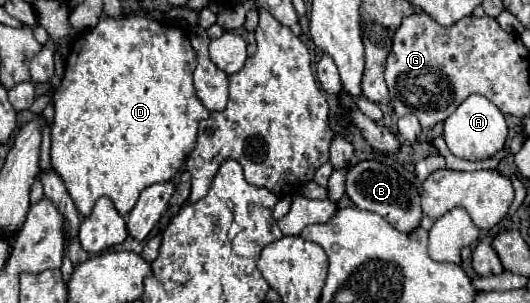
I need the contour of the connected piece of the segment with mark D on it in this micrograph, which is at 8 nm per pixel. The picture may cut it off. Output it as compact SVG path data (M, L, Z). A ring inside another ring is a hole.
M128 16L128 18L122 18L122 20L102 18L96 28L88 30L86 34L82 34L76 40L74 50L66 60L66 72L64 72L62 84L56 90L56 98L54 98L56 116L54 116L54 122L52 122L52 152L50 152L52 158L50 158L50 166L64 180L64 186L66 186L70 198L74 200L78 212L84 218L92 212L92 206L102 196L112 200L112 204L114 204L114 208L118 210L120 216L126 216L134 208L134 204L136 204L136 200L138 200L138 196L140 196L140 192L144 188L148 188L148 186L152 186L156 182L168 182L180 170L186 156L194 150L196 136L198 136L198 122L210 116L210 112L204 108L204 104L196 96L196 90L194 90L194 84L192 84L194 68L196 68L196 52L192 50L192 44L190 44L190 38L186 36L186 32L182 28L168 26L168 24L156 22L152 18L140 18L140 16Z

